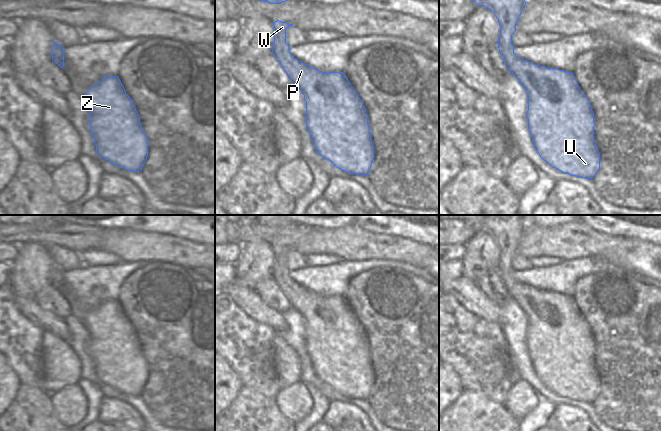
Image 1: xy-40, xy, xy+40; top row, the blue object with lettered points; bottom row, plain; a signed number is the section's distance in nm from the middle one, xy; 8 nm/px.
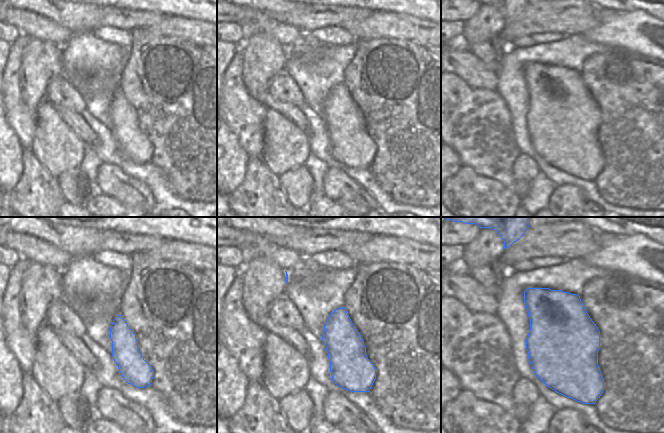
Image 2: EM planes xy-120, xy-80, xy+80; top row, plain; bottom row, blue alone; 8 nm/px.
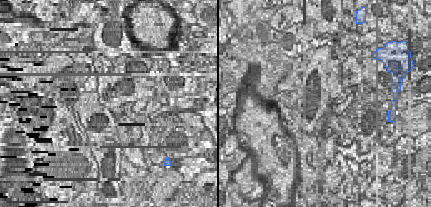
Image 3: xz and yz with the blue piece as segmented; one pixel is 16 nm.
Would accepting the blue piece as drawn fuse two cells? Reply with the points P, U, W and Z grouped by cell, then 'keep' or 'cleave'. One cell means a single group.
groups P U W Z; keep

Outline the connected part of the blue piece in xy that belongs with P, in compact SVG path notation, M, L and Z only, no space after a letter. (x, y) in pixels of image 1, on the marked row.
M277 20L273 22L273 25L272 53L291 81L304 95L306 125L316 151L344 172L368 176L368 171L374 161L374 145L370 137L368 115L345 73L321 72L297 60L290 53L290 46L286 43L286 29L293 24Z

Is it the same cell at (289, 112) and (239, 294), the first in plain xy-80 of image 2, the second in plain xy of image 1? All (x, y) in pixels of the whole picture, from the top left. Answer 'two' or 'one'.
one

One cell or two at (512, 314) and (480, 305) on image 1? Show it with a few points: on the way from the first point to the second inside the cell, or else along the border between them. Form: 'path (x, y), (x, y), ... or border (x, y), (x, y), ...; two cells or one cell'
border (500, 306), (501, 320), (499, 323); two cells

